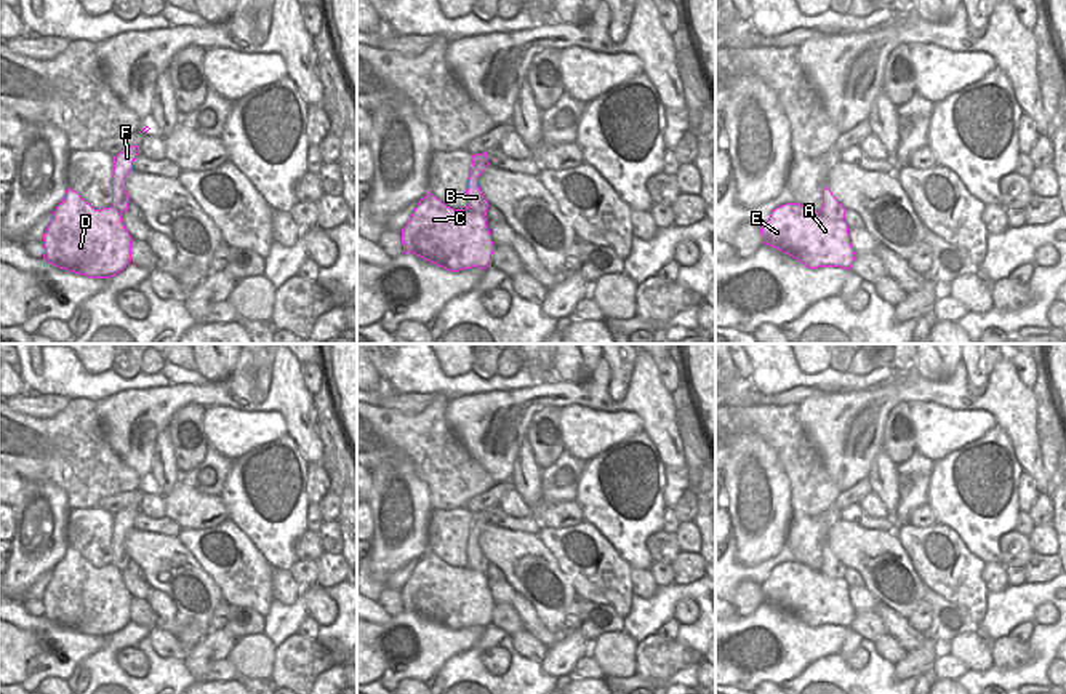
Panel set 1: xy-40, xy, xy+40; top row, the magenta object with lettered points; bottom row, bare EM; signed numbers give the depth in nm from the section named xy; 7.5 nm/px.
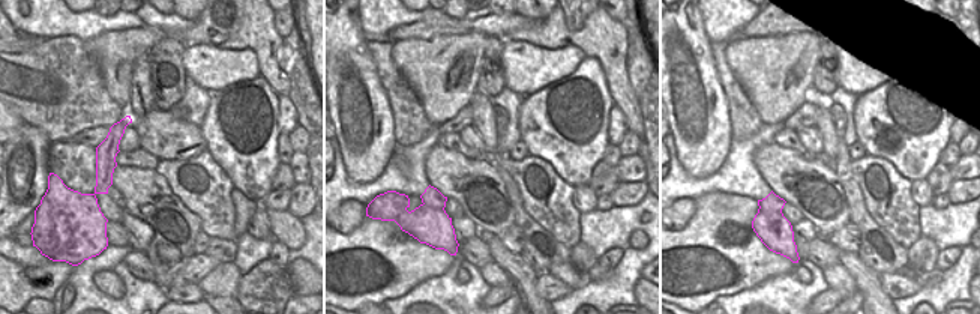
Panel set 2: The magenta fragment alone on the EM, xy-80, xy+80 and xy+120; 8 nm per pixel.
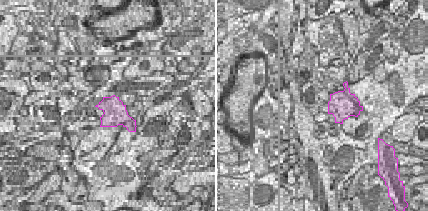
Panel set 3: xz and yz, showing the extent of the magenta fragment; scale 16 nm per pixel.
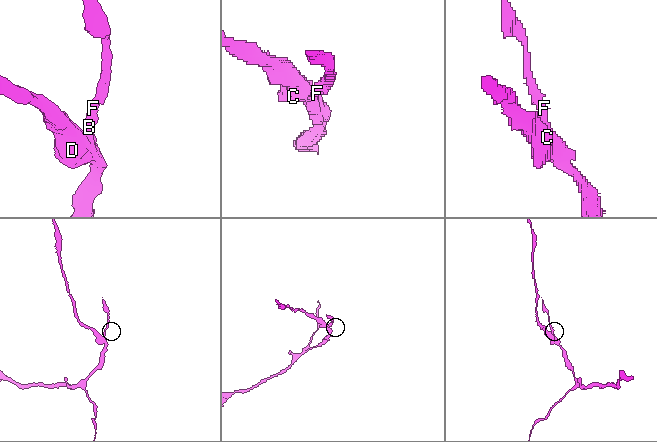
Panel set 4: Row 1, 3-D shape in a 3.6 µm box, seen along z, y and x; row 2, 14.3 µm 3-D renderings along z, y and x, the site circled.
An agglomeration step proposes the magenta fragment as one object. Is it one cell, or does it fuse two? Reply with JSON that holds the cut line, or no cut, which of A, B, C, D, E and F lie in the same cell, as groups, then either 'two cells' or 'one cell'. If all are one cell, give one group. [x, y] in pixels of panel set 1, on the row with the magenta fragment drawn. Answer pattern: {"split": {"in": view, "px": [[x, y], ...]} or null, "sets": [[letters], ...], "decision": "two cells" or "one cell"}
{"split": {"in": "xy+40", "px": [[818, 211], [842, 221]]}, "sets": [["A", "C", "D", "E"], ["B", "F"]], "decision": "two cells"}

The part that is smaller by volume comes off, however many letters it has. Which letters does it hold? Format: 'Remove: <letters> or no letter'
Remove: B, F

